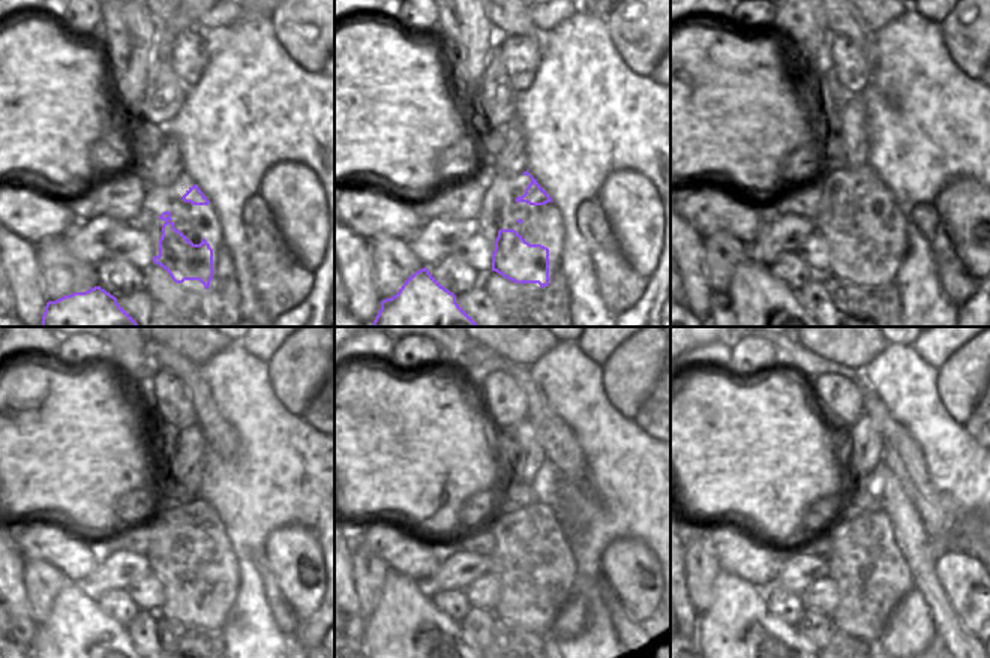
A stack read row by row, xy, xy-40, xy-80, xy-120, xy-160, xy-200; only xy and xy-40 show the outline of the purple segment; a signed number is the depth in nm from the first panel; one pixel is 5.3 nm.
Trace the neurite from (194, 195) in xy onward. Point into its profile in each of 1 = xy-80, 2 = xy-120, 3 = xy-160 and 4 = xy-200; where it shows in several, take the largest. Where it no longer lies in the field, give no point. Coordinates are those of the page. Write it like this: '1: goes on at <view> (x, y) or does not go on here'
1: goes on at xy-80 (876, 192)
2: goes on at xy-120 (204, 516)
3: goes on at xy-160 (543, 514)
4: goes on at xy-200 (879, 517)

